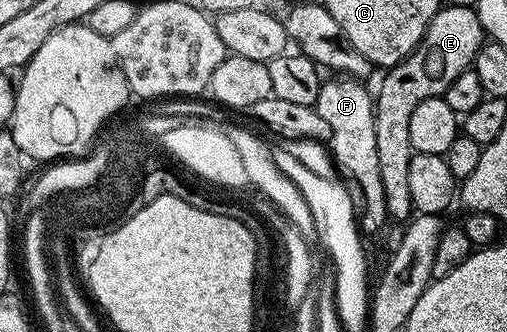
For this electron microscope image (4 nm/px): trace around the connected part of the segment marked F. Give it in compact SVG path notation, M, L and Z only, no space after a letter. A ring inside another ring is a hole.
M335 79L339 81L324 80L319 86L319 94L315 100L313 108L329 123L331 140L329 148L333 154L333 160L338 172L348 173L353 180L359 184L359 193L363 196L363 209L361 205L361 216L358 218L357 225L364 234L375 233L383 224L388 224L387 208L385 207L385 190L381 187L381 167L377 163L377 135L373 131L375 122L375 103L373 93L366 89L364 82L359 79Z

